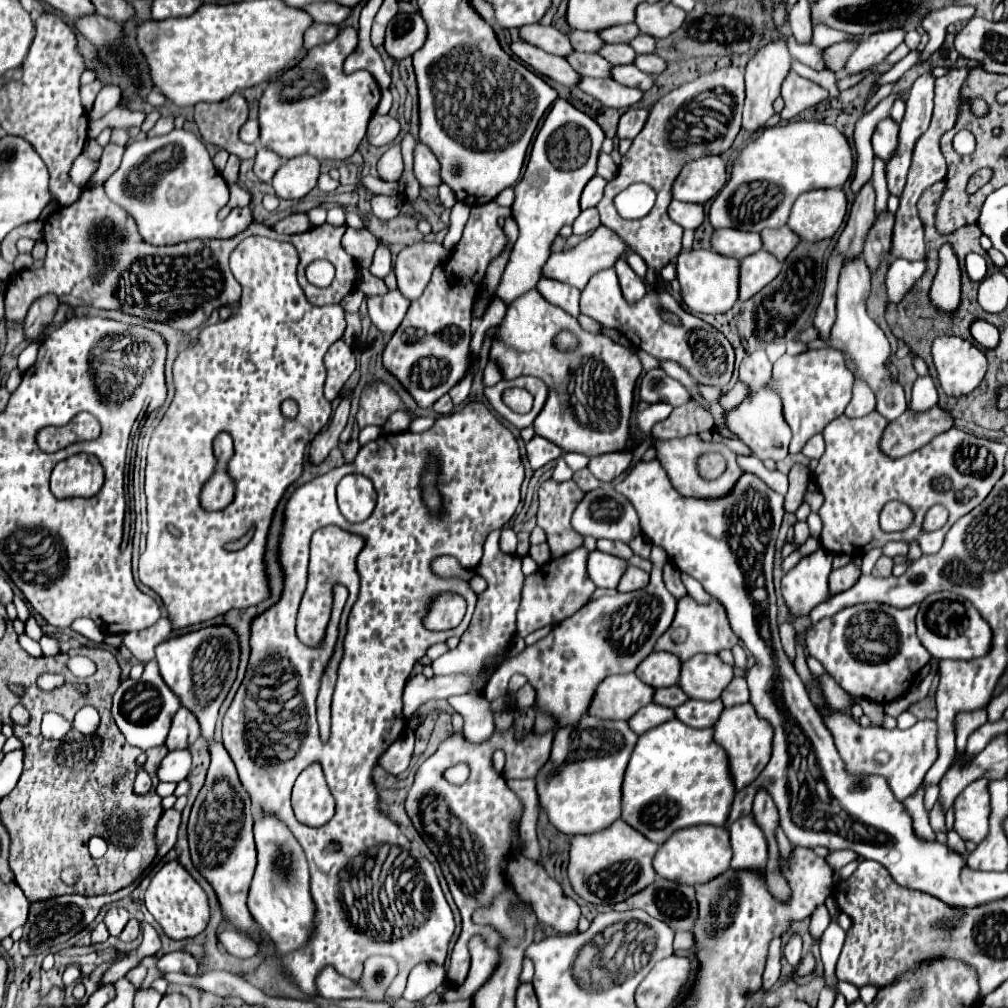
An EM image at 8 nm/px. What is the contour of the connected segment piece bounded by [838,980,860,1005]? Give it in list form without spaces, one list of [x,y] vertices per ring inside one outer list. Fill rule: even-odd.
[[[838,980],[838,990],[845,997],[848,1005],[860,996],[859,989],[848,982]]]

